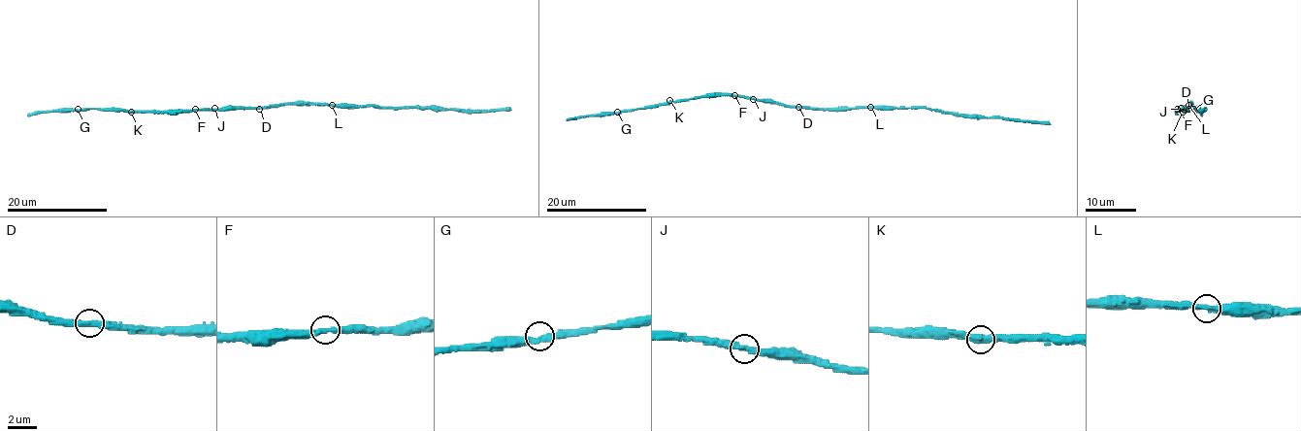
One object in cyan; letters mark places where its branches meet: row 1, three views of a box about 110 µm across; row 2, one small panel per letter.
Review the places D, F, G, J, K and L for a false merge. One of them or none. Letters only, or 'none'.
none

